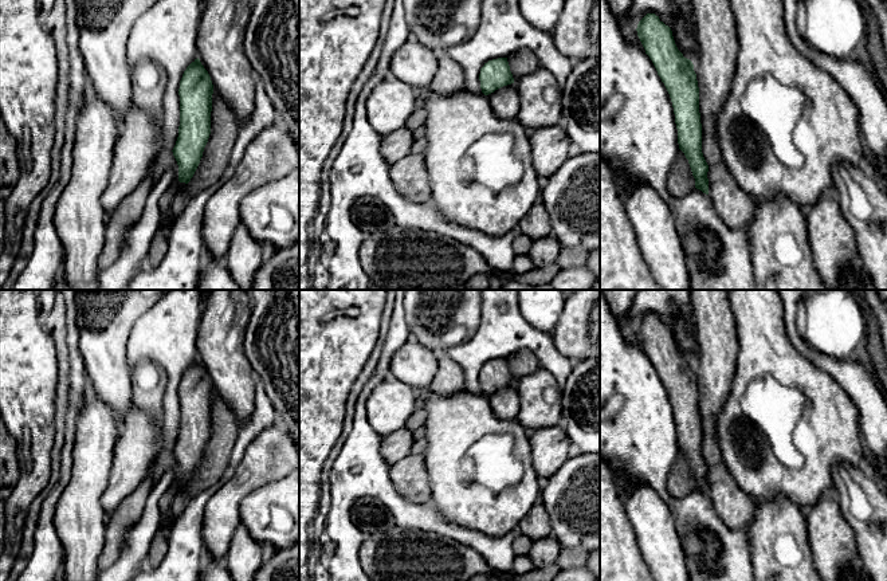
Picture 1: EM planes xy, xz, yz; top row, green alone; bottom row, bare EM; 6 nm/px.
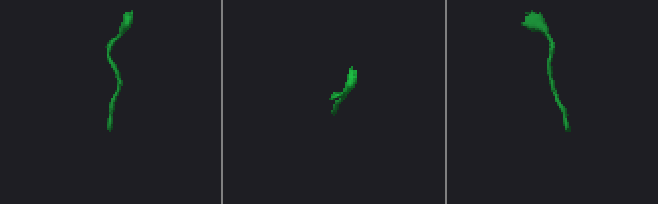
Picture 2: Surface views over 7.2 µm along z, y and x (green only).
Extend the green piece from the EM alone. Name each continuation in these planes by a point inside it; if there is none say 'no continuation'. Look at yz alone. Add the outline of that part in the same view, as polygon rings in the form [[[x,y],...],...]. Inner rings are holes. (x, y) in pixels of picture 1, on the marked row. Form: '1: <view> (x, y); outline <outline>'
no continuation

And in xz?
no continuation

